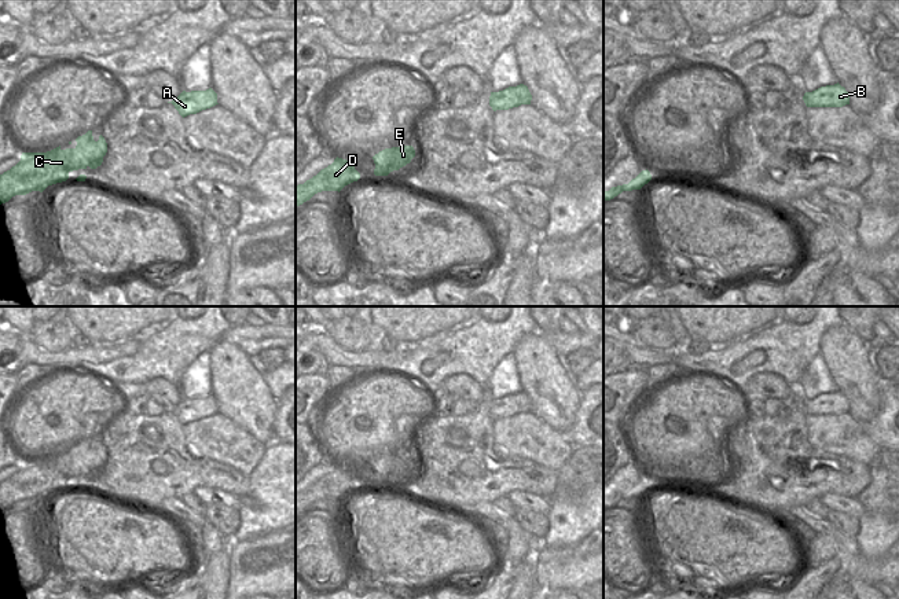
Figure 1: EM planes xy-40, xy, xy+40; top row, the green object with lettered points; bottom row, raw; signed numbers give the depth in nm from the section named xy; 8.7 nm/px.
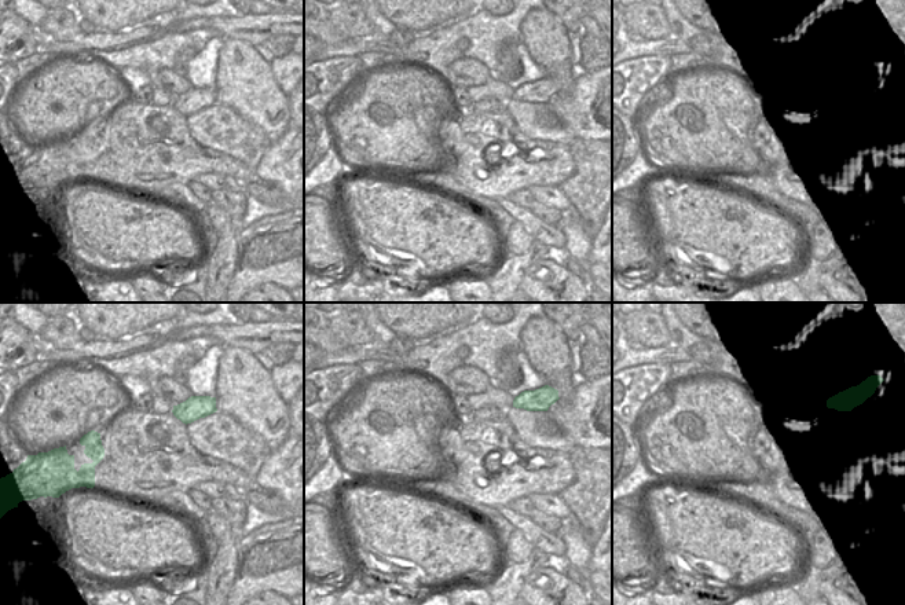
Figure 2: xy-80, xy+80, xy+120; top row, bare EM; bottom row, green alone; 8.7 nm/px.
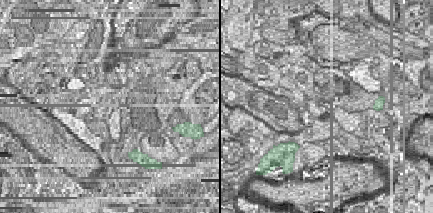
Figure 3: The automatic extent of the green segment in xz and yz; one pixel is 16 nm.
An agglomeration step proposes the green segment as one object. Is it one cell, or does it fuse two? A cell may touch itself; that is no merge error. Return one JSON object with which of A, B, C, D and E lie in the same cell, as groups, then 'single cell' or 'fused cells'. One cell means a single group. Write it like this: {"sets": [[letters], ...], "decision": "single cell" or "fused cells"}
{"sets": [["A", "B"], ["C", "D", "E"]], "decision": "fused cells"}

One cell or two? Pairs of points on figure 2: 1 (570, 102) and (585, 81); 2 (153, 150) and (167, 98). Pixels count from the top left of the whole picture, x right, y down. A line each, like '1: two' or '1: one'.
1: one
2: two

